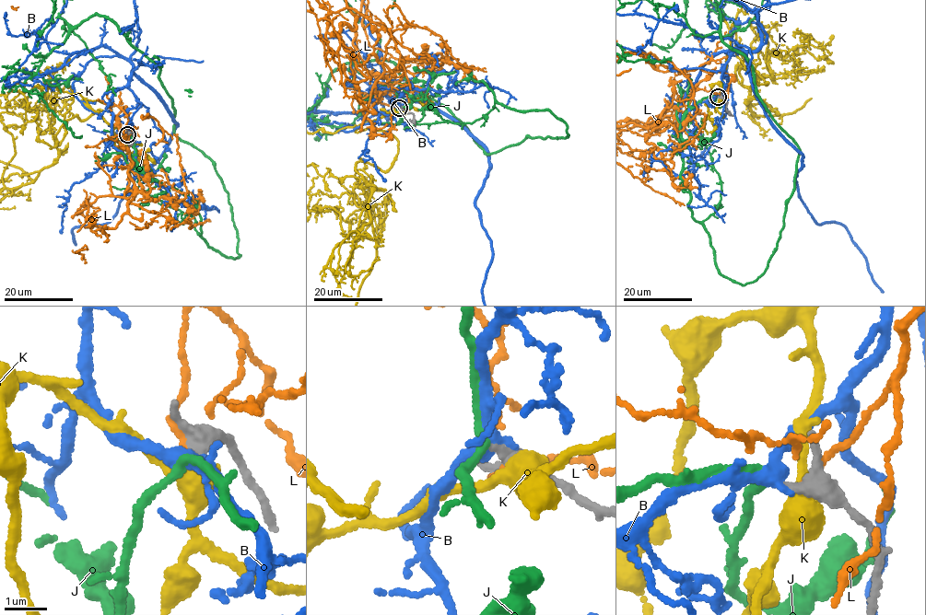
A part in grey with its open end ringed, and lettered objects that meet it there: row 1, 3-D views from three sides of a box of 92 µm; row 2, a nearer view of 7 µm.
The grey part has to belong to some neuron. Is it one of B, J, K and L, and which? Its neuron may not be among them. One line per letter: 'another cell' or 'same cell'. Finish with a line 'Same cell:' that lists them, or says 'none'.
B: another cell
J: same cell
K: another cell
L: another cell
Same cell: J

